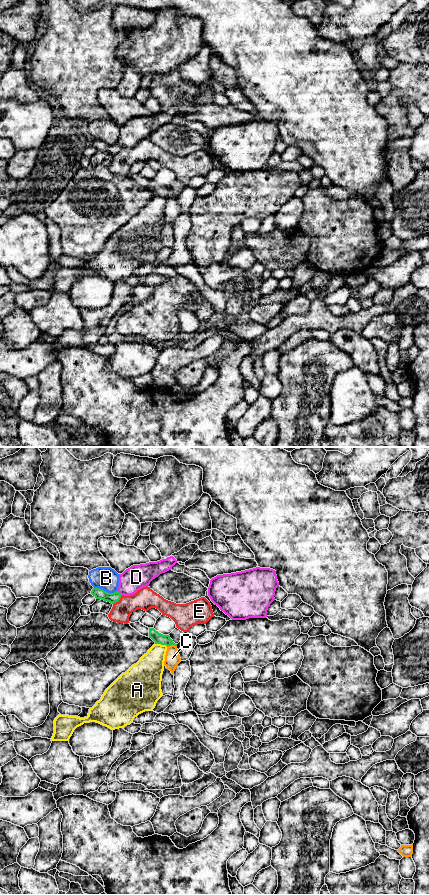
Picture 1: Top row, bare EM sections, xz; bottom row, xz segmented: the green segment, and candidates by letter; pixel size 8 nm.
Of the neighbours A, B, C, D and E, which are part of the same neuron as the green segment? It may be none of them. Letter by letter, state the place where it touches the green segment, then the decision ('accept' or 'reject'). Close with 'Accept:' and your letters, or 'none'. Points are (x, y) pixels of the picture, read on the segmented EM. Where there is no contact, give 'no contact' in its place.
A: contact xz (161, 644); reject
B: contact xz (105, 591); reject
C: contact xz (171, 644); reject
D: contact xz (119, 593); reject
E: contact xz (117, 601); reject
Accept: none

